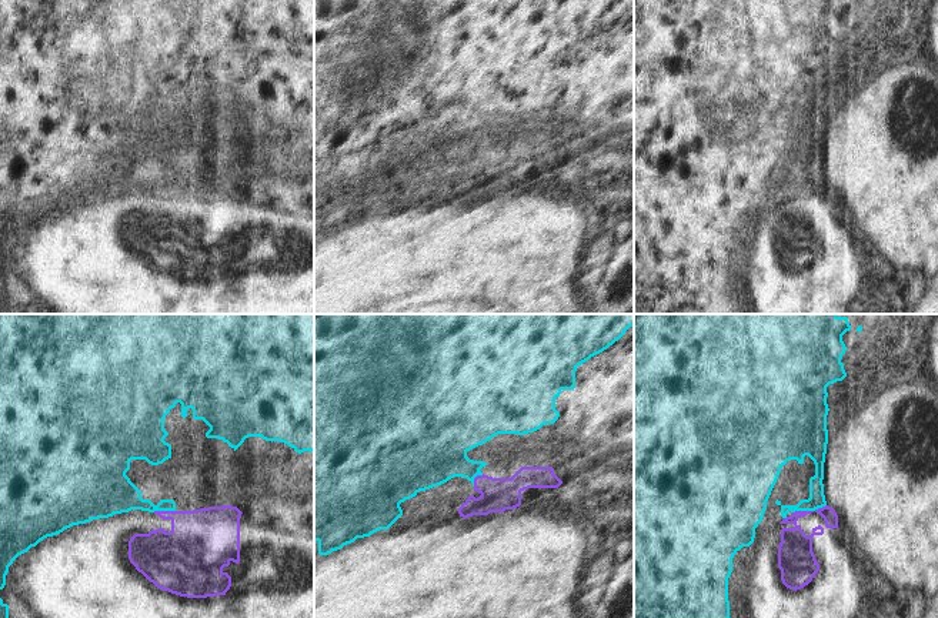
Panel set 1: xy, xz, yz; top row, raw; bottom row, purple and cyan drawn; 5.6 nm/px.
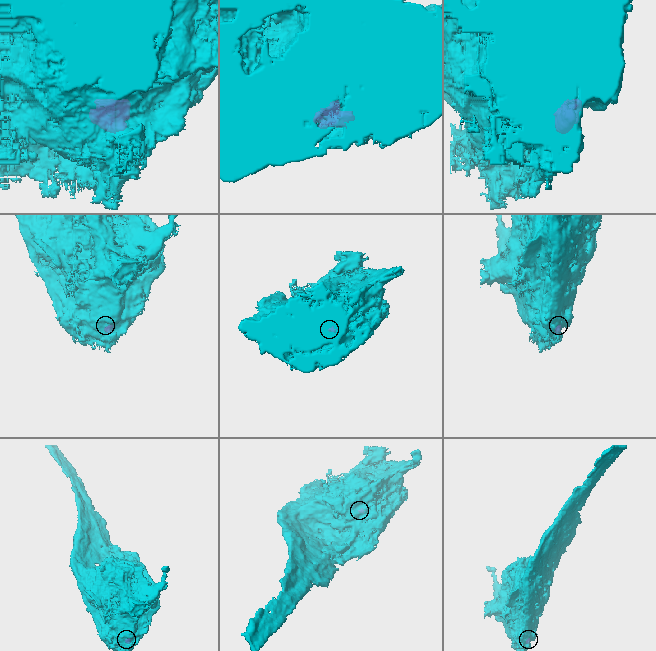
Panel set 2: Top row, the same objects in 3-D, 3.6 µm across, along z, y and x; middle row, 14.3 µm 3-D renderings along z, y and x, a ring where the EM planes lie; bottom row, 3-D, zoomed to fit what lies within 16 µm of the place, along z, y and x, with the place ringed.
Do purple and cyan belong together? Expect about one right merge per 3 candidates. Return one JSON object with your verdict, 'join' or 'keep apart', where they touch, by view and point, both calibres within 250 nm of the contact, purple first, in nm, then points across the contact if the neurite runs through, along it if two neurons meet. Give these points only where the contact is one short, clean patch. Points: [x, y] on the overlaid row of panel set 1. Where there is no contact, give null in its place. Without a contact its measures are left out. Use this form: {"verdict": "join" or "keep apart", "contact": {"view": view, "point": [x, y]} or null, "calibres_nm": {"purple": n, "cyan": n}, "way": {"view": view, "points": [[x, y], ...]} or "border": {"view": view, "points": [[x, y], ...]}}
{"verdict": "keep apart", "contact": {"view": "yz", "point": [808, 511]}, "calibres_nm": {"purple": 190, "cyan": 100}, "border": {"view": "yz", "points": [[825, 504], [814, 510], [795, 510], [793, 513]]}}

